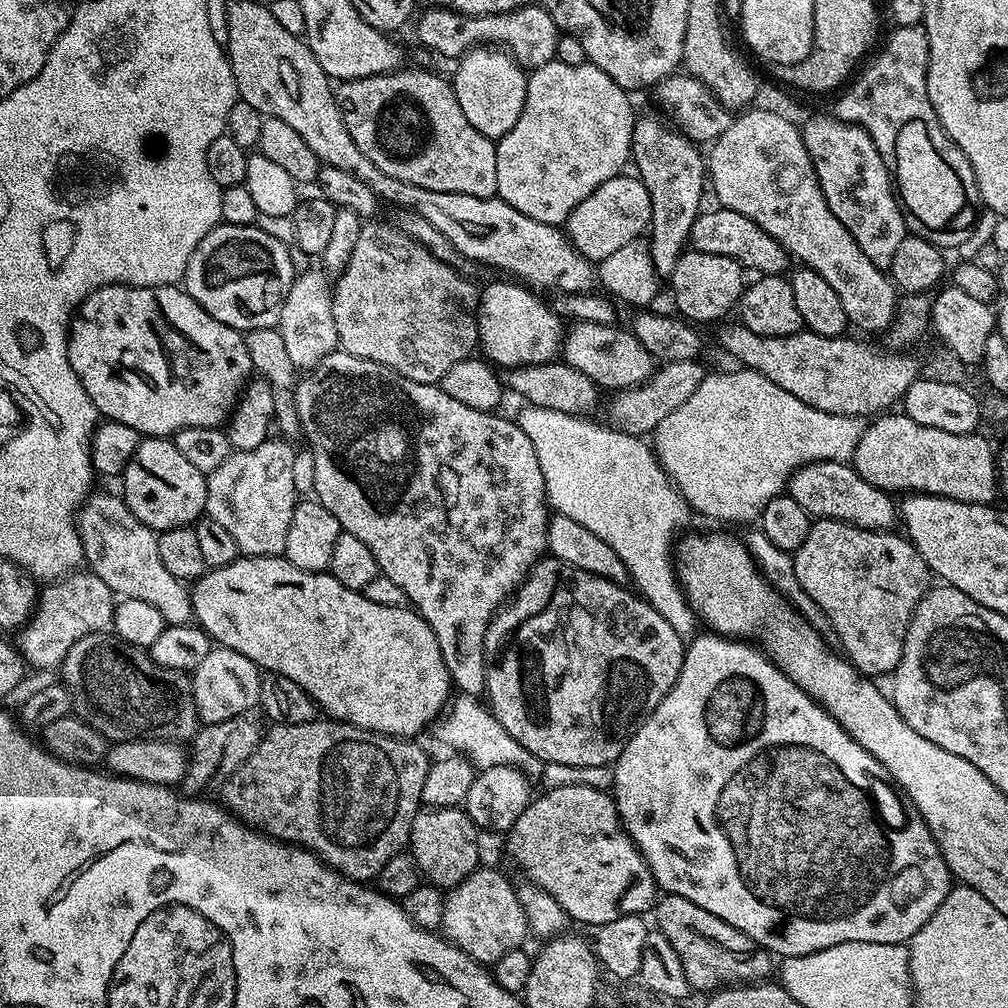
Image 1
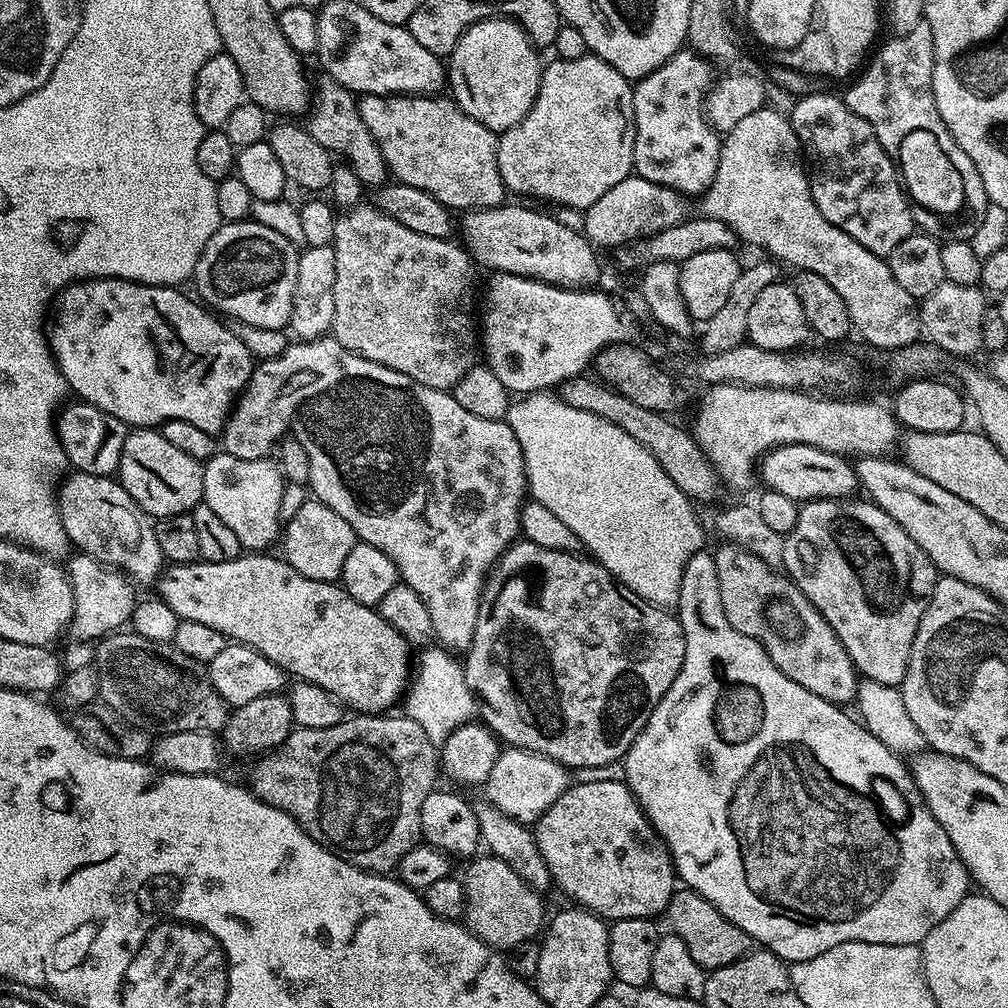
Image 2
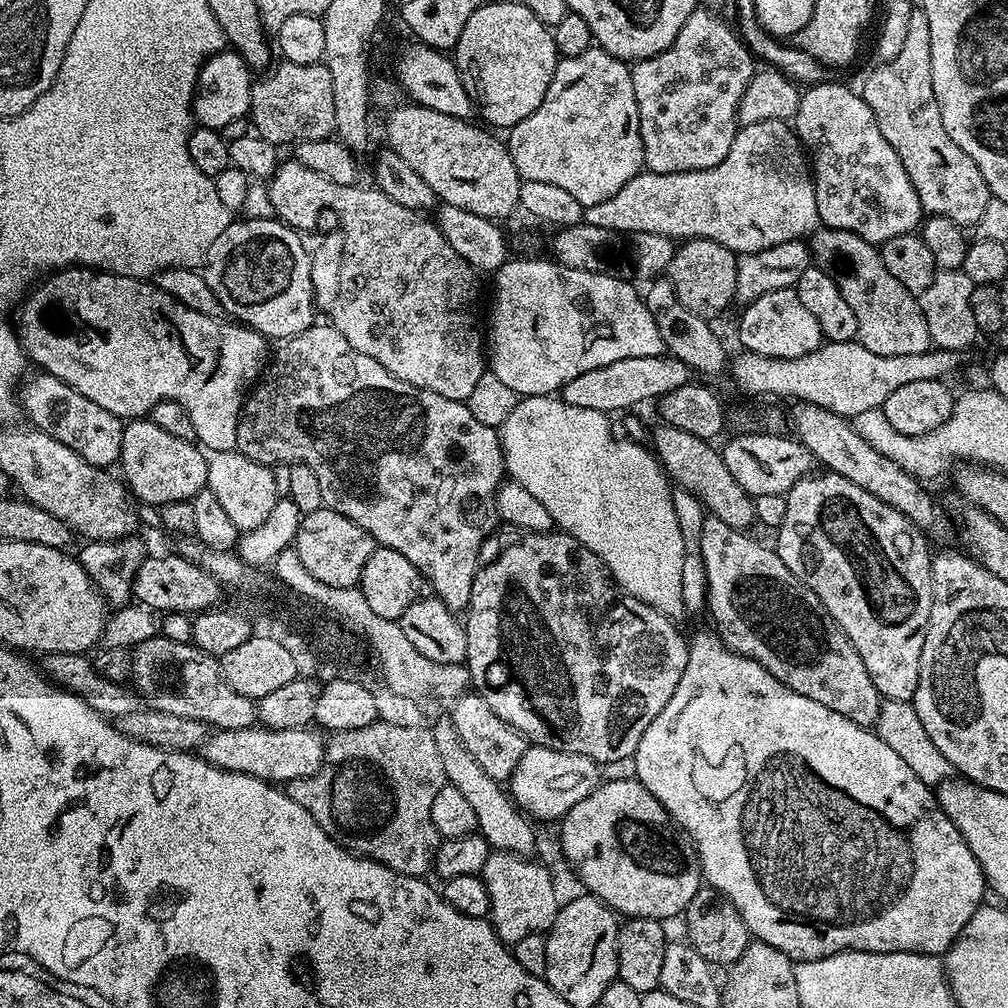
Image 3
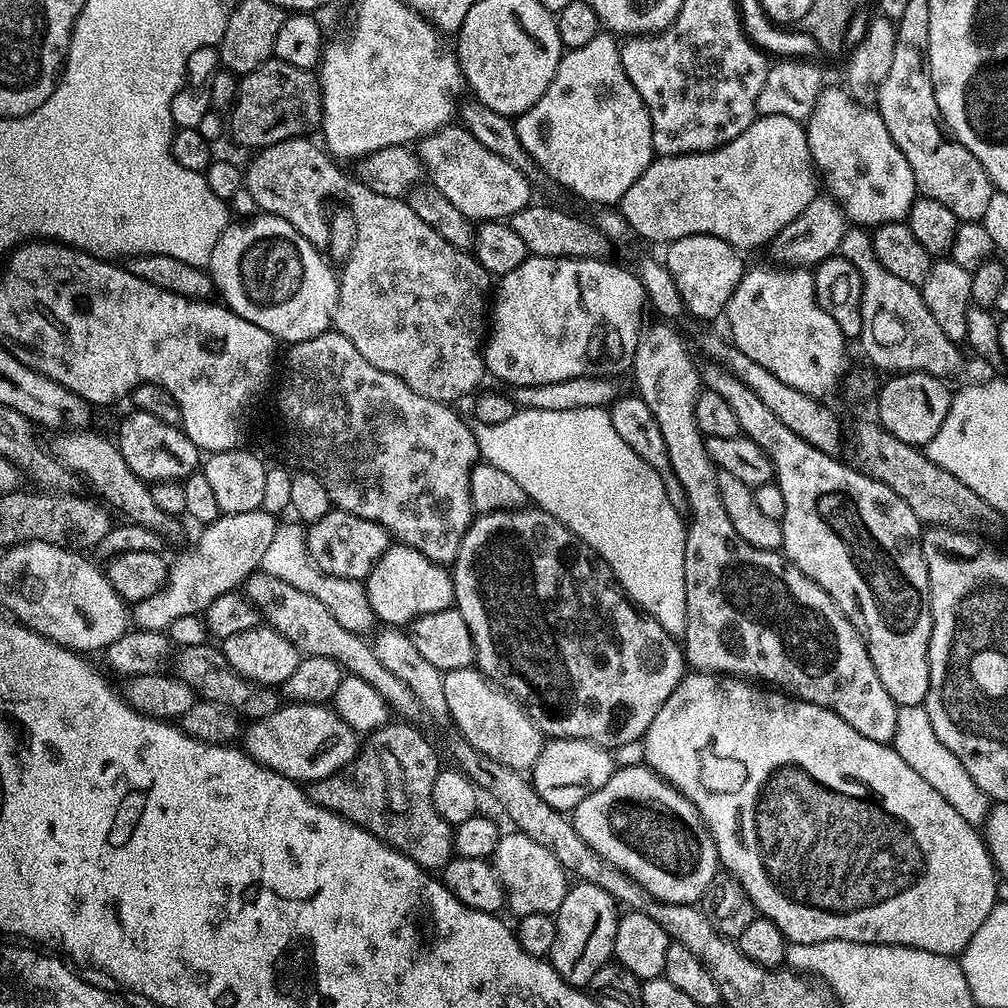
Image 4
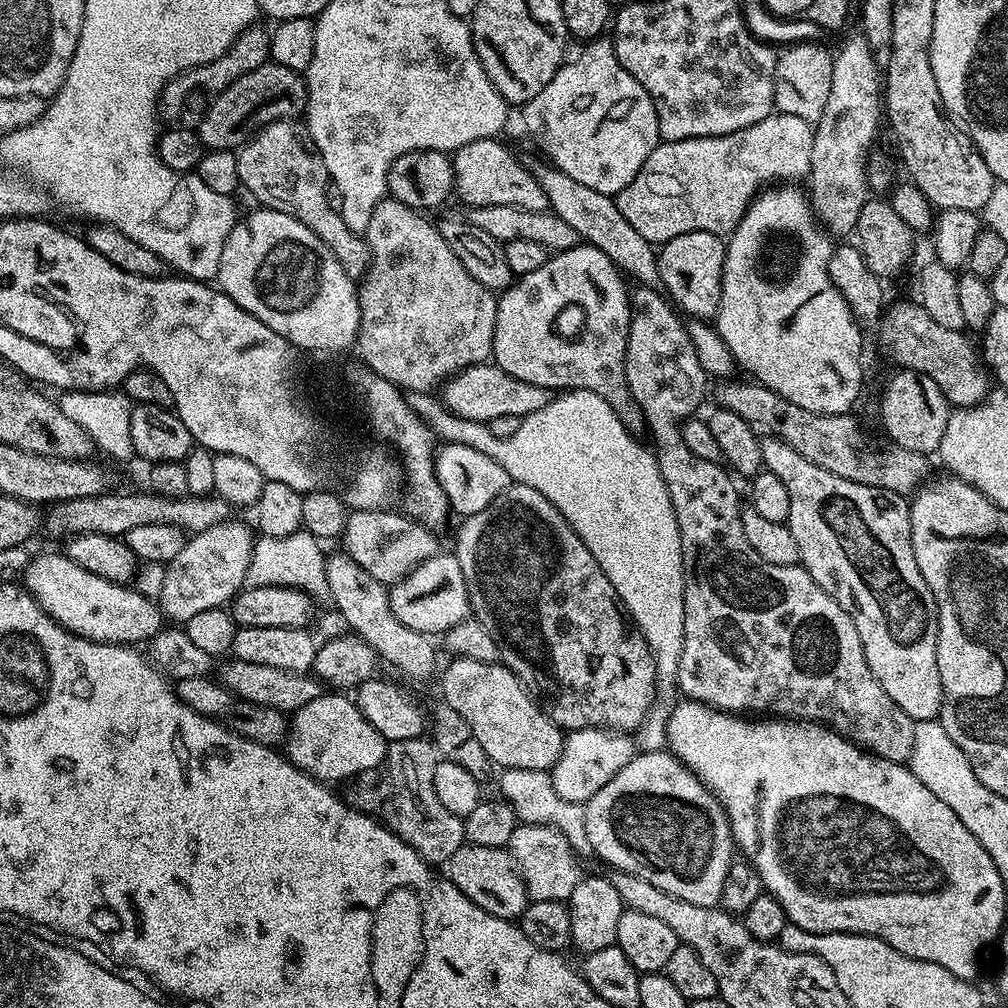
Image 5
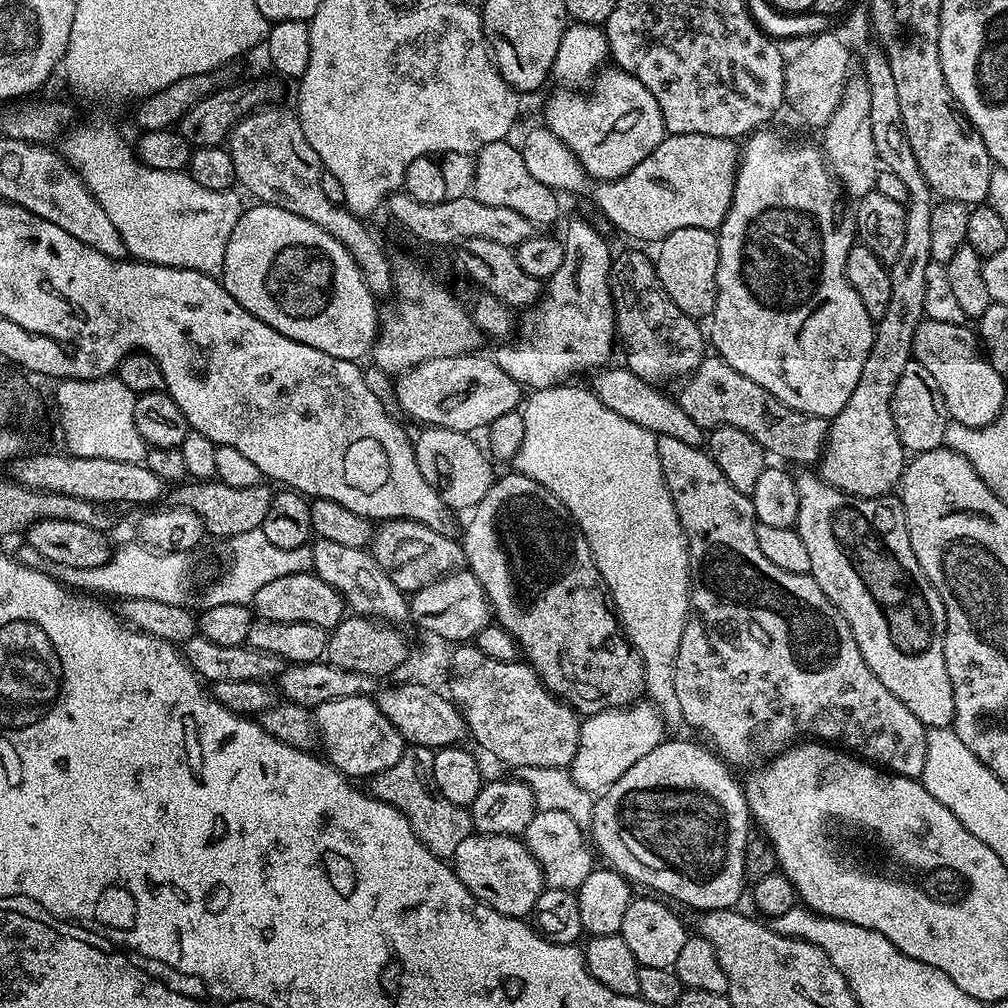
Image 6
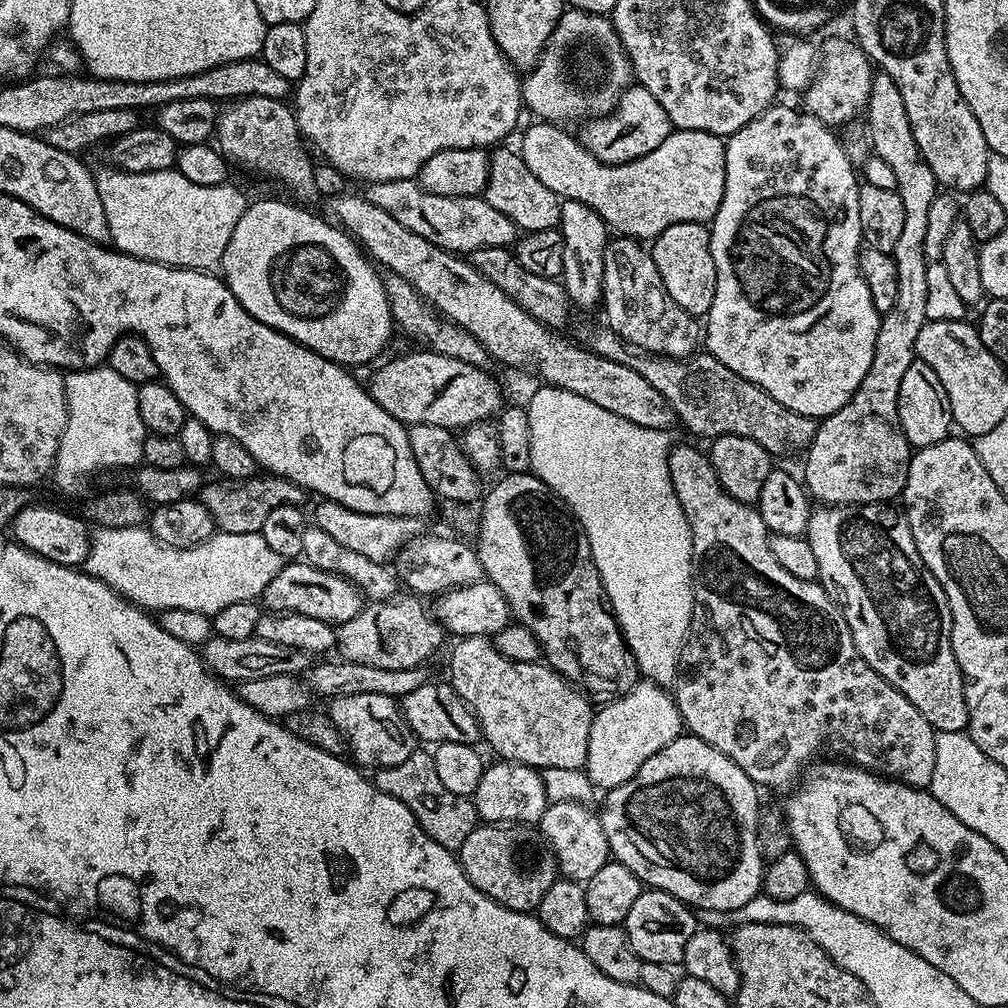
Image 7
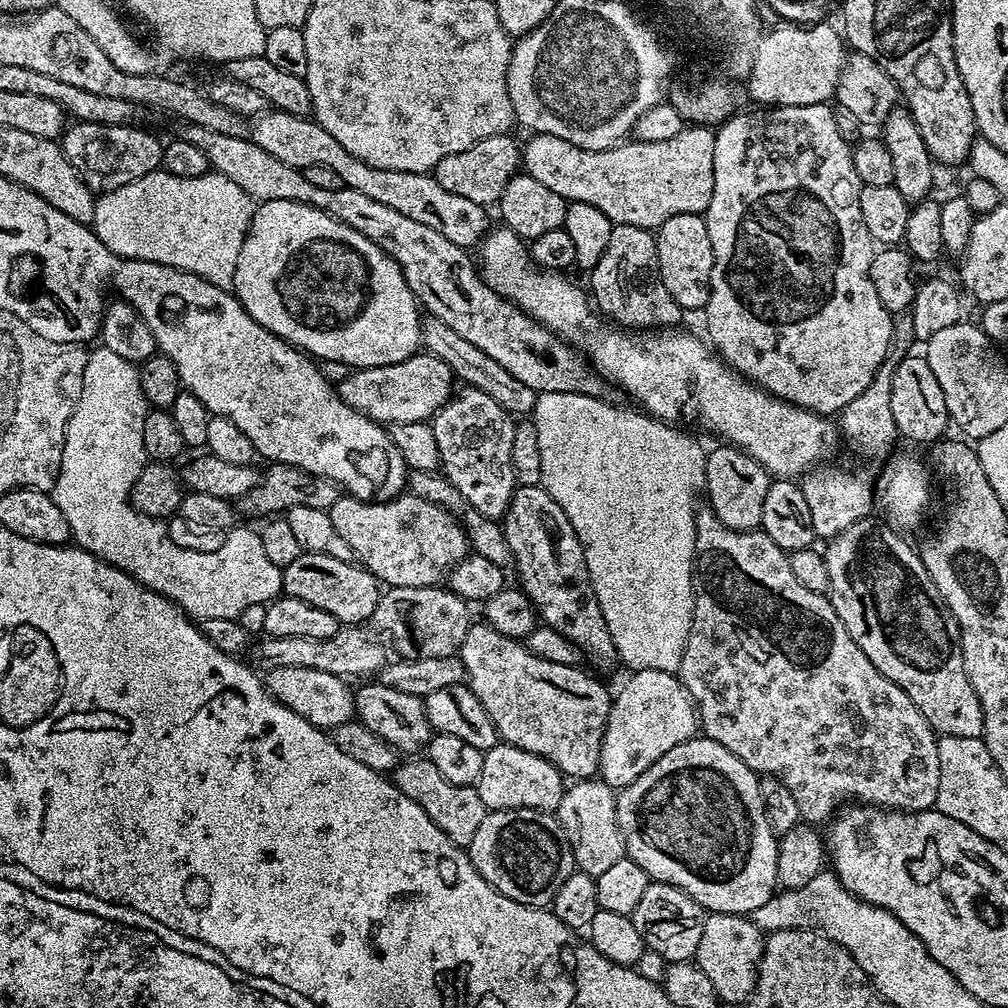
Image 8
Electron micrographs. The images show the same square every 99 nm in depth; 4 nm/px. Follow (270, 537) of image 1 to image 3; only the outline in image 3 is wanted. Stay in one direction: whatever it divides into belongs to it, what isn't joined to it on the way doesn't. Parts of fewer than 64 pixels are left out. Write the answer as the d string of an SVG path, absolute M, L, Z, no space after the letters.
M213 452L208 456L207 488L226 510L230 522L234 522L237 533L243 534L257 528L266 520L266 514L274 510L278 495L275 490L273 469L246 458L241 452Z

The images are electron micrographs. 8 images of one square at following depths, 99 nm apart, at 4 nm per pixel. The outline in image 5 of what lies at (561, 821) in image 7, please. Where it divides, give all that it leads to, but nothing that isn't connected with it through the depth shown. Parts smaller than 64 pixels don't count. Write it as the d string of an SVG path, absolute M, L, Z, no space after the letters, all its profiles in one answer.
M517 823L514 834L510 834L507 847L514 858L516 869L522 874L529 901L571 901L574 890L582 879L582 864L563 833L550 825Z

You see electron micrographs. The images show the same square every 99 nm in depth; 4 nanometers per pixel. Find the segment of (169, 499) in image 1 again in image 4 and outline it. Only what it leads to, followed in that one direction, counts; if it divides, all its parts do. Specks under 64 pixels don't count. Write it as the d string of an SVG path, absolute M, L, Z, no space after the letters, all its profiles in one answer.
M135 410L129 413L129 416L120 424L118 443L122 450L122 458L126 458L130 470L134 470L138 478L149 482L161 480L182 482L190 473L201 467L201 450L198 446L194 446L194 442L190 442L183 427L161 422L160 419L154 418L154 414Z

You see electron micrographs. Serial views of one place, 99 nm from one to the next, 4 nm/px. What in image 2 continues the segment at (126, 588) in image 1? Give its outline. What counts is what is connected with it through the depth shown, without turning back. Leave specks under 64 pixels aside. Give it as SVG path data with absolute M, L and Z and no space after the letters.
M73 471L71 475L65 478L64 484L62 480L58 488L60 517L68 535L69 545L83 555L91 556L93 560L99 560L101 564L107 564L108 567L123 572L137 585L148 583L151 585L159 577L166 564L162 550L158 550L158 538L153 521L133 502L130 494L126 494L119 479L77 471Z

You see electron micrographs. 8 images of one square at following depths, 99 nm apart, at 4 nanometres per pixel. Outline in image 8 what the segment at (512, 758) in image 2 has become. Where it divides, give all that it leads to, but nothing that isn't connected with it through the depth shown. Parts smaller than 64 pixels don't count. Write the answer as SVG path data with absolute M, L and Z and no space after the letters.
M638 670L629 677L620 693L615 693L600 751L599 779L614 790L646 774L662 754L693 739L698 732L696 705L679 675L662 670Z

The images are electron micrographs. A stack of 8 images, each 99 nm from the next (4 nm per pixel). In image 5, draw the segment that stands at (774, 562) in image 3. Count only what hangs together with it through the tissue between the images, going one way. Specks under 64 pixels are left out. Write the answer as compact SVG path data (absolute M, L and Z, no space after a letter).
M636 286L630 292L630 326L628 327L628 345L626 346L626 358L624 359L624 373L630 394L636 400L638 407L644 412L644 422L647 431L652 431L651 447L658 462L658 470L666 482L666 490L670 494L670 502L674 506L674 514L678 518L678 530L682 538L682 558L684 559L684 645L682 646L682 658L678 666L676 682L679 691L689 700L697 700L700 704L707 704L709 708L718 708L722 712L733 714L771 714L776 718L791 718L794 720L814 720L818 724L827 724L833 732L840 733L854 744L859 744L861 748L872 753L873 756L881 756L884 760L892 760L895 764L904 764L911 757L912 747L914 746L915 723L882 690L878 678L870 670L870 666L864 657L862 650L862 638L858 638L858 630L854 626L852 616L810 578L810 574L803 566L791 564L790 566L773 566L771 562L766 562L766 558L758 555L758 550L746 542L746 533L742 530L742 503L740 496L736 493L737 481L730 475L729 469L723 463L706 458L698 458L690 446L686 446L684 434L680 427L684 421L693 415L692 412L700 404L700 399L704 396L704 383L706 377L702 366L698 362L698 354L694 354L694 342L690 342L690 334L685 321L677 314L677 311L670 305L669 299L652 286Z

